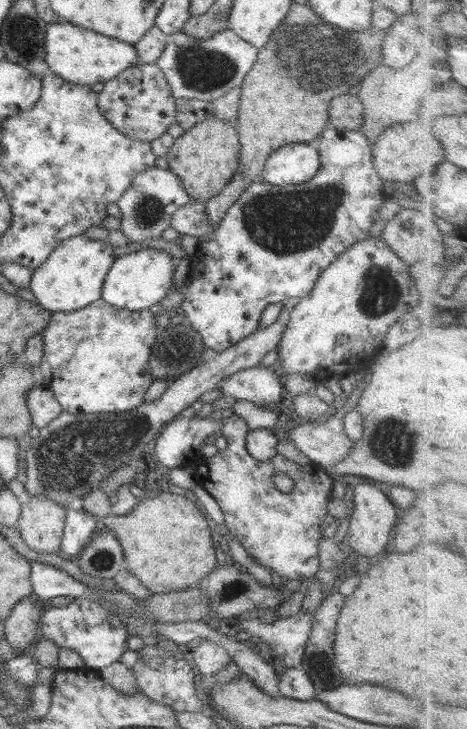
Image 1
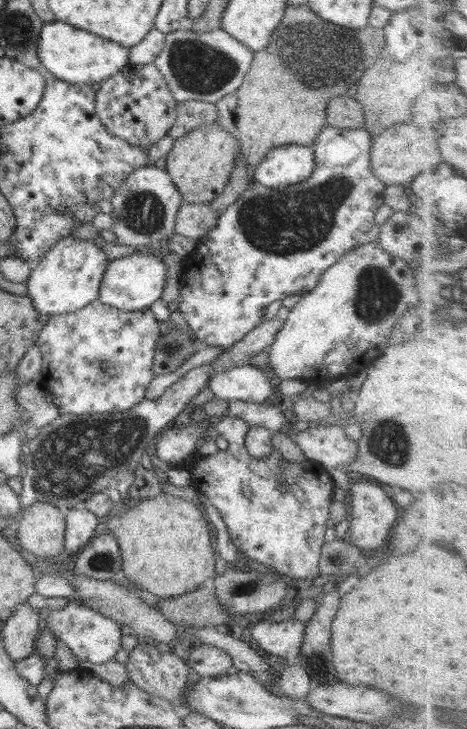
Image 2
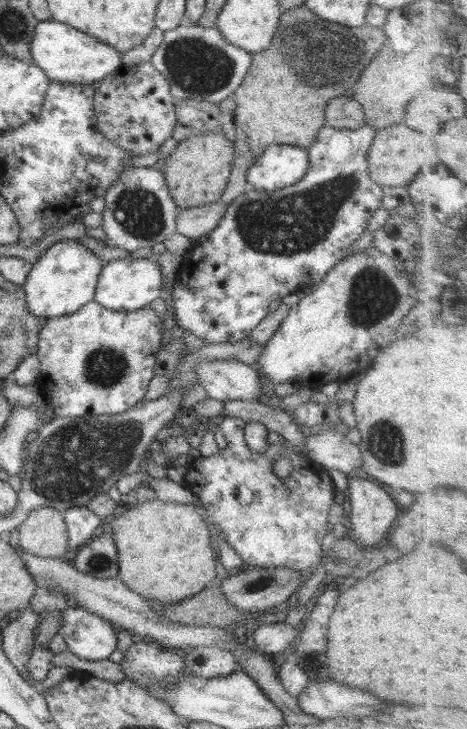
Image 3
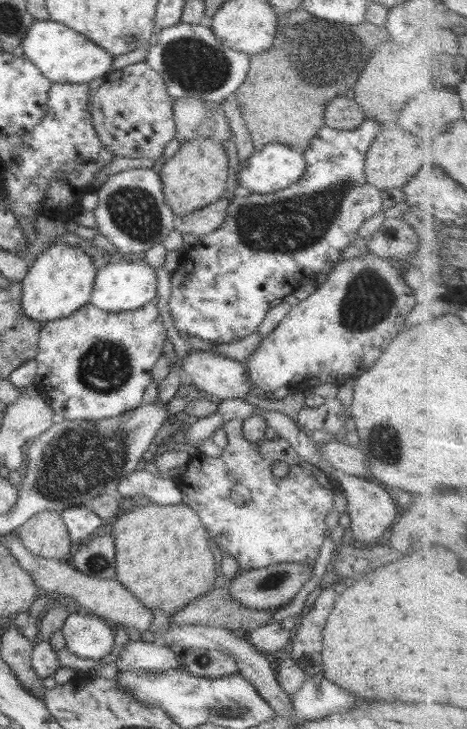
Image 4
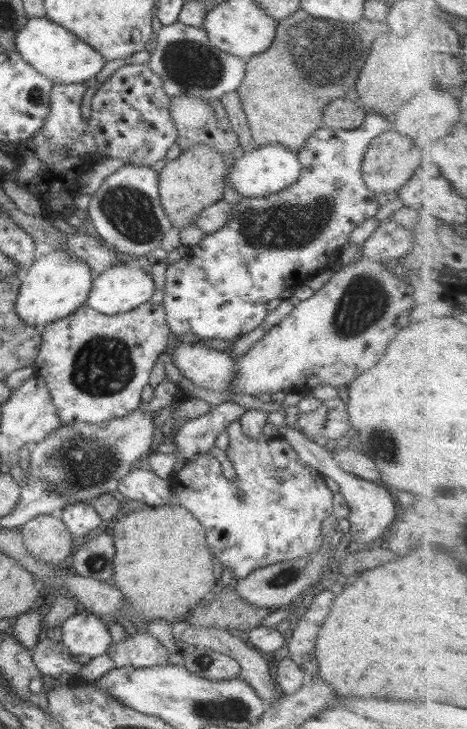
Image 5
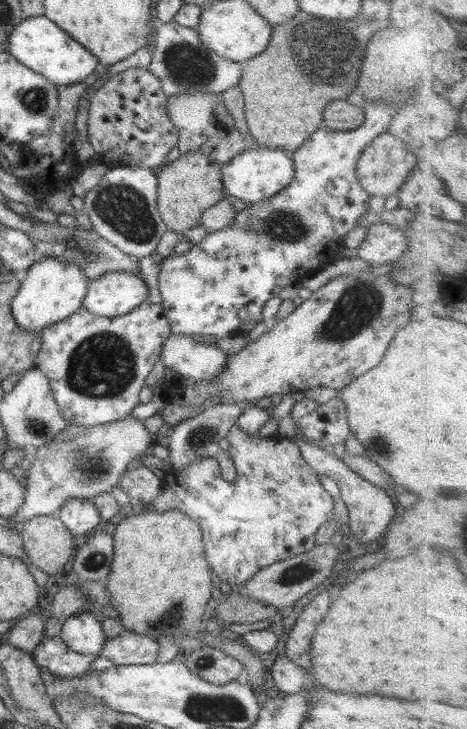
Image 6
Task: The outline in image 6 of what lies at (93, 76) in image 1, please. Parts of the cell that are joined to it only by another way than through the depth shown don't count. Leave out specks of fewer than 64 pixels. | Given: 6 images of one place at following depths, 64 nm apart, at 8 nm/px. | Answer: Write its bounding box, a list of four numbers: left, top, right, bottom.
[7,15,100,86]

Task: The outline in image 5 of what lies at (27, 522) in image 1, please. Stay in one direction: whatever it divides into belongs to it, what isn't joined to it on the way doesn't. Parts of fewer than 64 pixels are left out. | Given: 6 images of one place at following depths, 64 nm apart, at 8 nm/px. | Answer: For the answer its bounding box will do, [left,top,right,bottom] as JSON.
[18,515,76,566]

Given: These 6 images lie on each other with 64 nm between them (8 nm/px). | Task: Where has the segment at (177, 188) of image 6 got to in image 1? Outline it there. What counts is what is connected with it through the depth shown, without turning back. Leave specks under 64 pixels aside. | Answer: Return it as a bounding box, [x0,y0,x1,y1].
[164,115,240,202]

